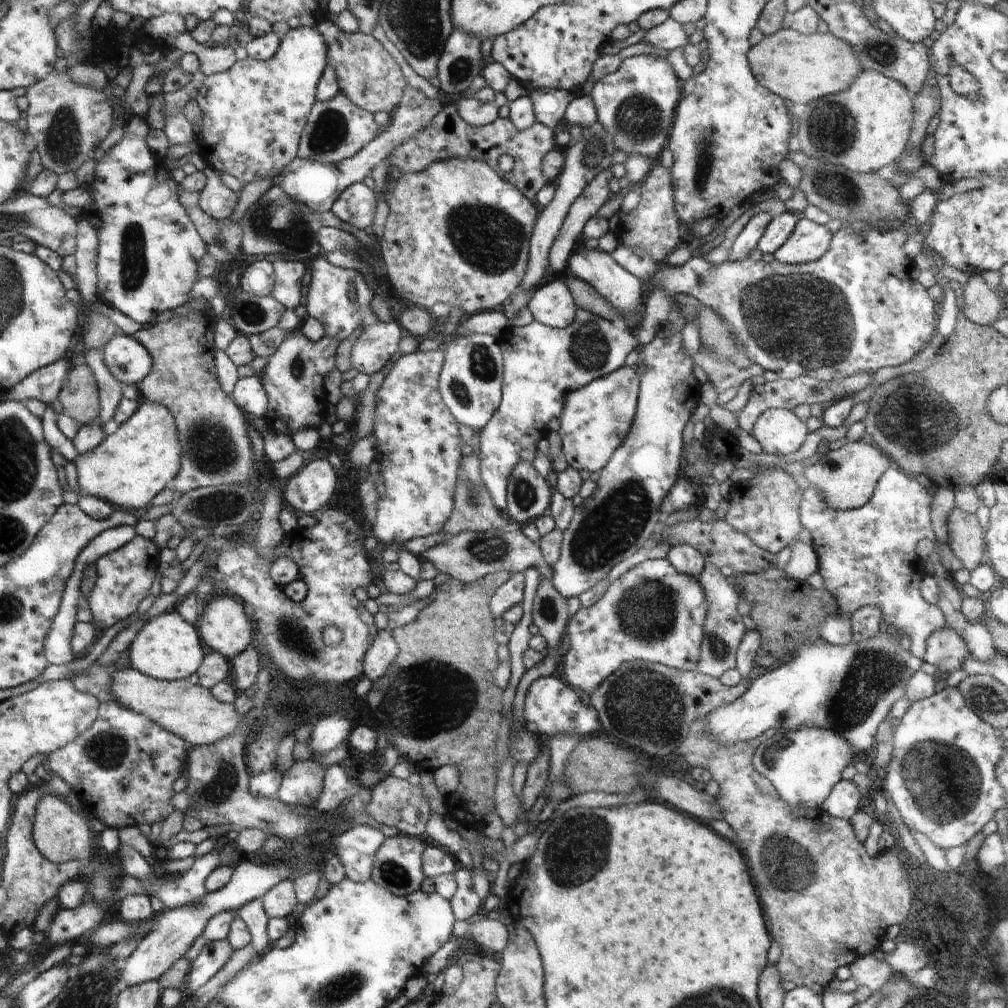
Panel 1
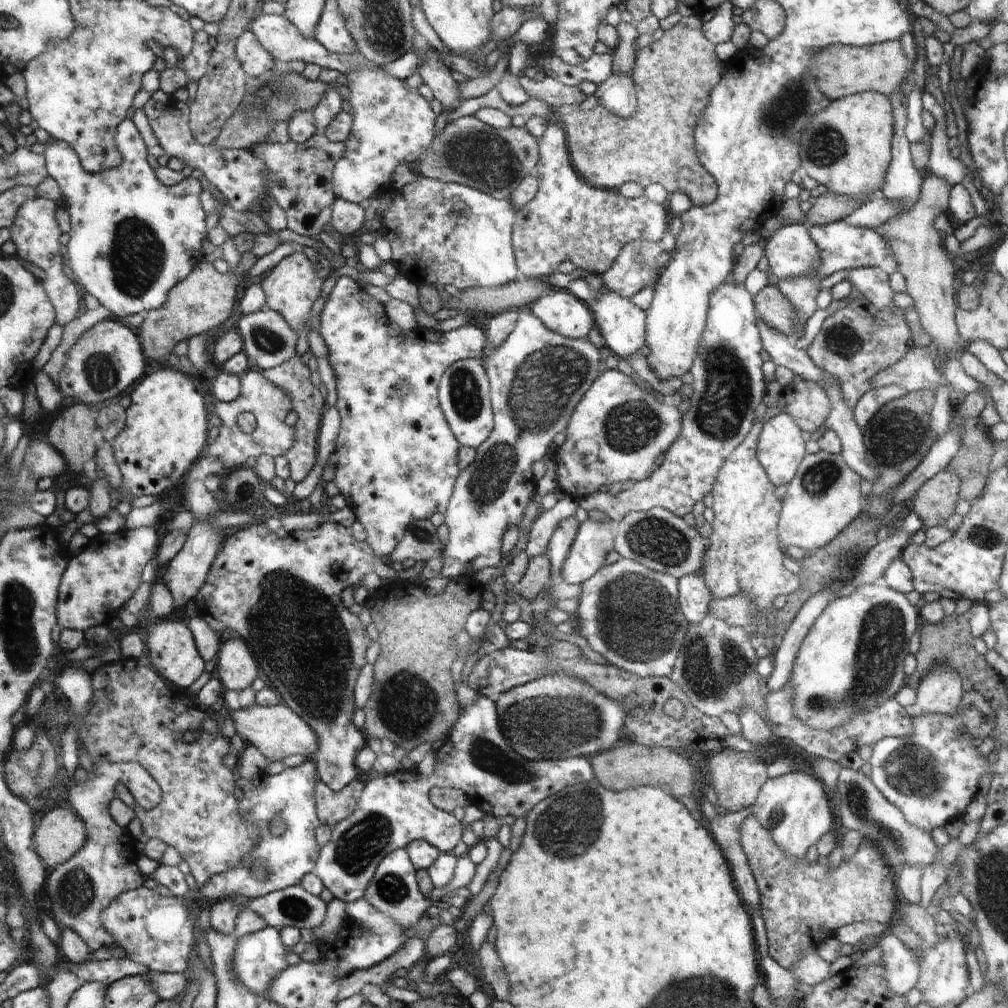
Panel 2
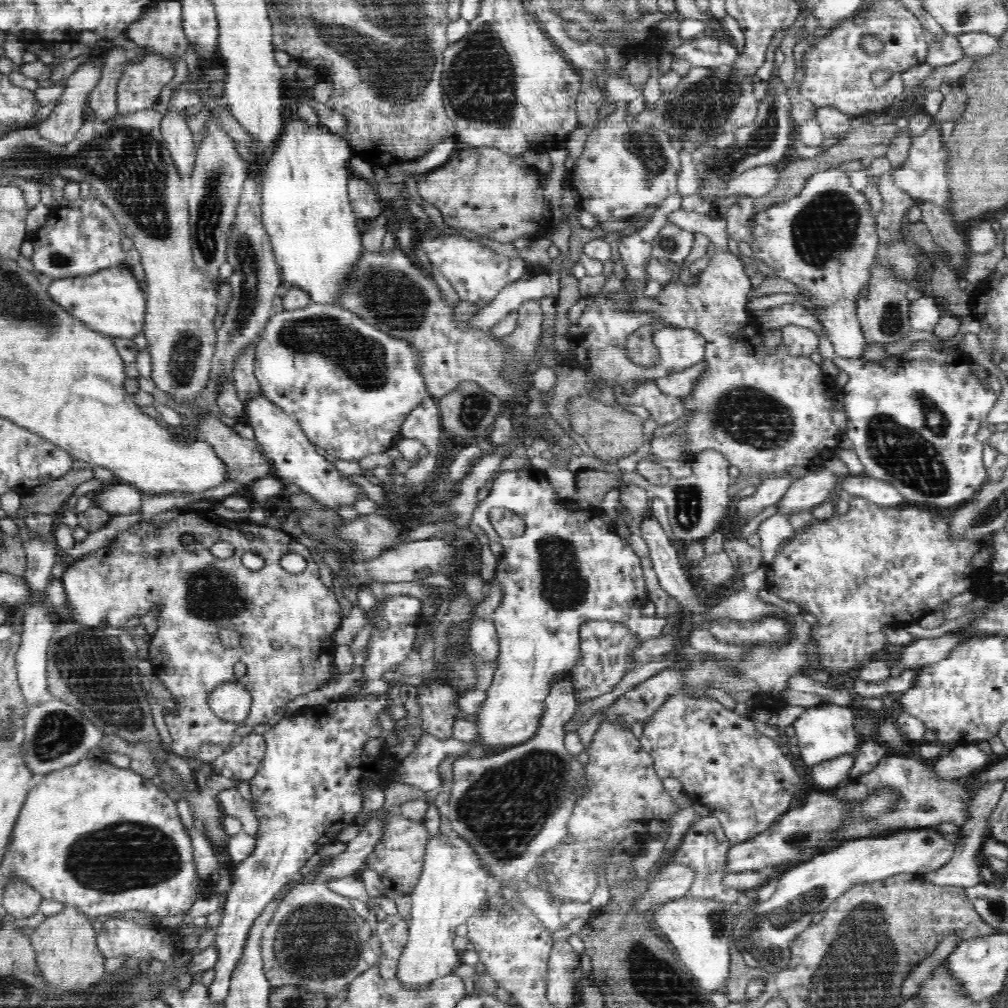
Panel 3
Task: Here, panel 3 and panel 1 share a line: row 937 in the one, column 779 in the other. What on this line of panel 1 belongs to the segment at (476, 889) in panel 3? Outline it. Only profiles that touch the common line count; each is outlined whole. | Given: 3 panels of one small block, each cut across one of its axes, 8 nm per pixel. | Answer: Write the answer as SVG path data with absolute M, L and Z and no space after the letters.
M787 409L766 410L751 433L768 455L788 457L802 447L809 434L807 424Z

